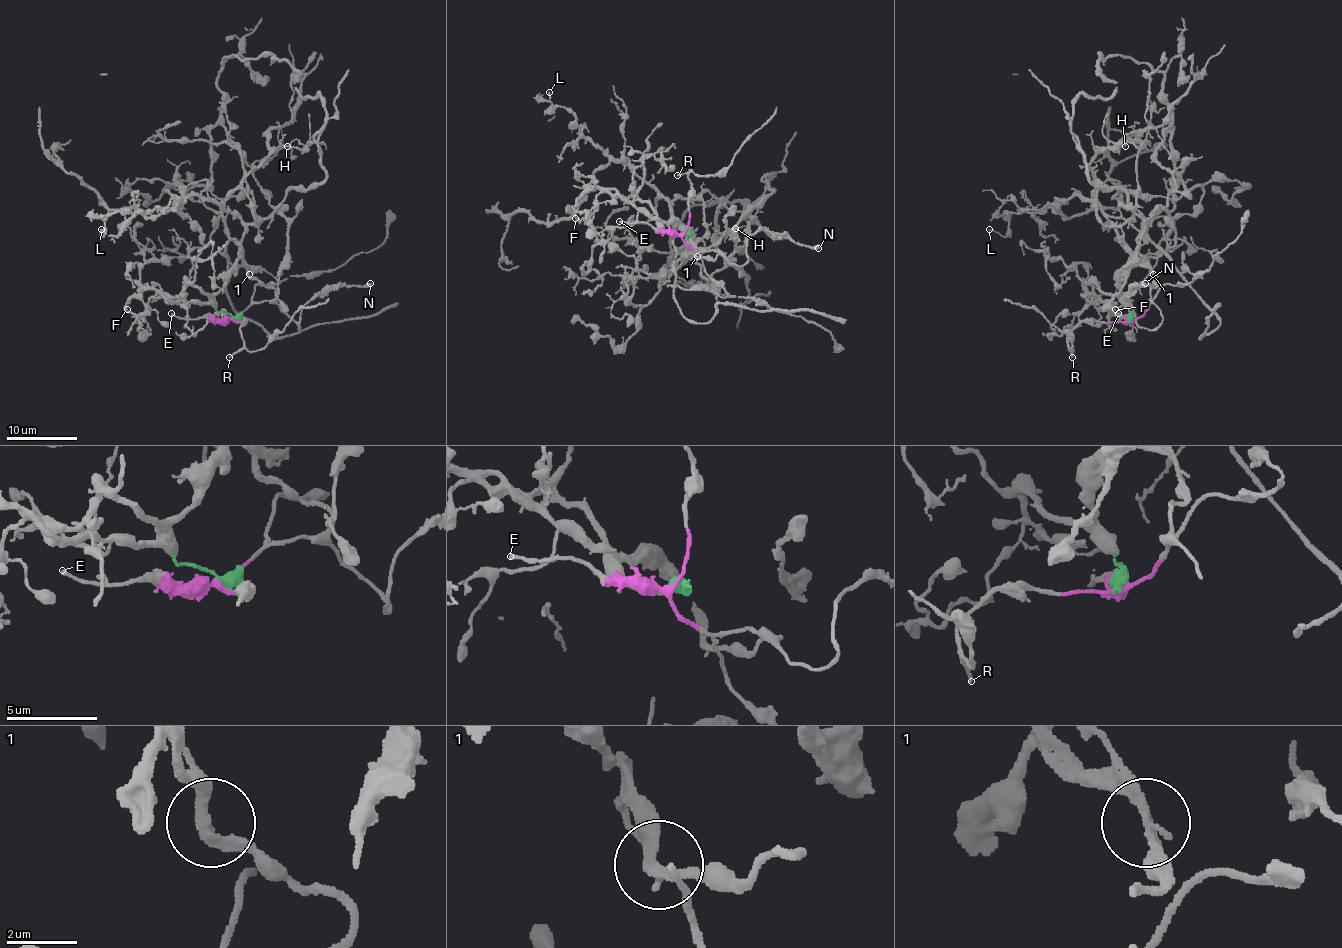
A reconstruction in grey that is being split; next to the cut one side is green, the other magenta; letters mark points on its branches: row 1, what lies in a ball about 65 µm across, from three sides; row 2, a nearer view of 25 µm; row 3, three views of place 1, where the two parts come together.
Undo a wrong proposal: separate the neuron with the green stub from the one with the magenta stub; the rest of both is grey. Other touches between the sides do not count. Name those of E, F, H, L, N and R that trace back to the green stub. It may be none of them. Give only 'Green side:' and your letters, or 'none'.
Green side: F

